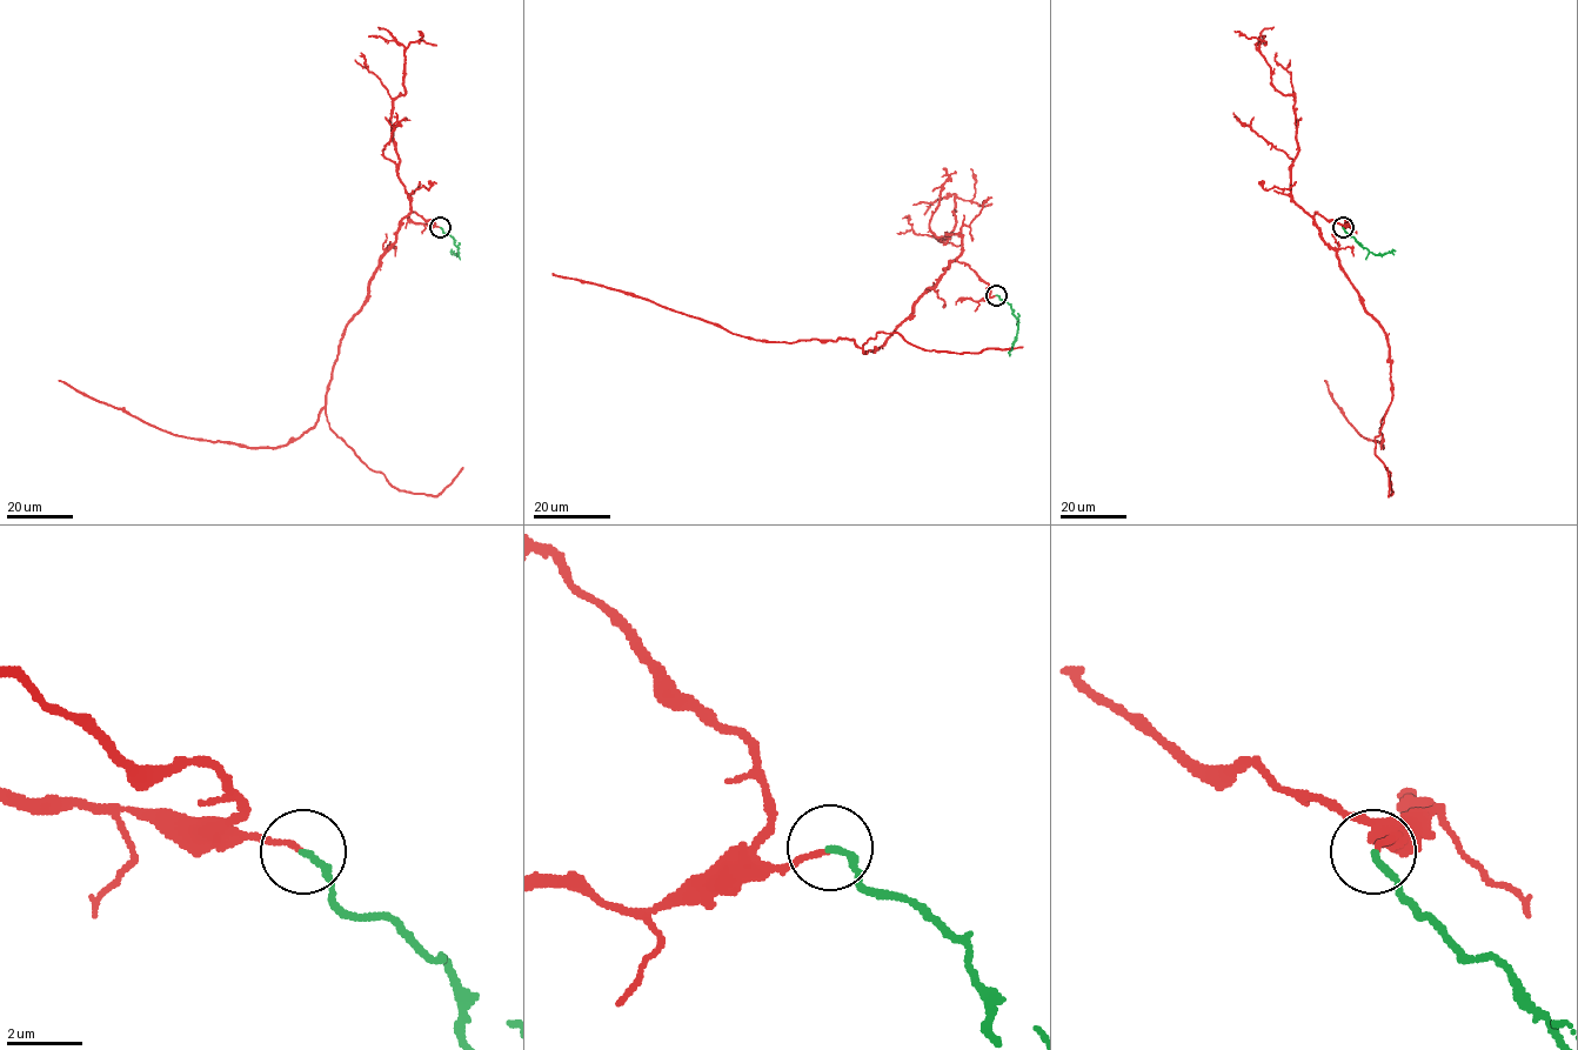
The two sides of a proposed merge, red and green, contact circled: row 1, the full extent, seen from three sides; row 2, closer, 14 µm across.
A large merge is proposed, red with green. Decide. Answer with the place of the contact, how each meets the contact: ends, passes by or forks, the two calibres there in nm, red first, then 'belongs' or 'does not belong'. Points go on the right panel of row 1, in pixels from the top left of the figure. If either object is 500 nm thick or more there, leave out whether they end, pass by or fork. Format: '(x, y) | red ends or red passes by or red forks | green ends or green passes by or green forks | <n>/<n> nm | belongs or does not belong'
(1343, 227) | red ends | green ends | 130/180 nm | belongs

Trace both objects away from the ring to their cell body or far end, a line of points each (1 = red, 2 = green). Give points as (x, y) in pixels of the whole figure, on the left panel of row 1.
1: (440, 227), (415, 212), (400, 222), (347, 323), (326, 403), (286, 445), (180, 436), (59, 380)
2: (440, 227), (457, 247), (459, 253), (452, 252), (452, 254)

